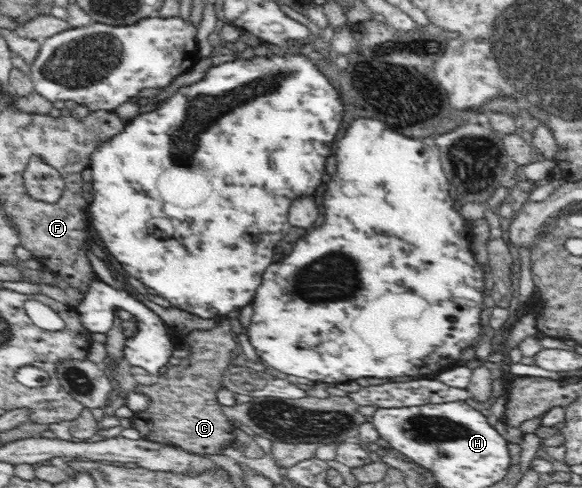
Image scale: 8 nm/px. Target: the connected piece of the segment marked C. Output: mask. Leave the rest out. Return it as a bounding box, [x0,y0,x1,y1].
[131,325,237,454]

